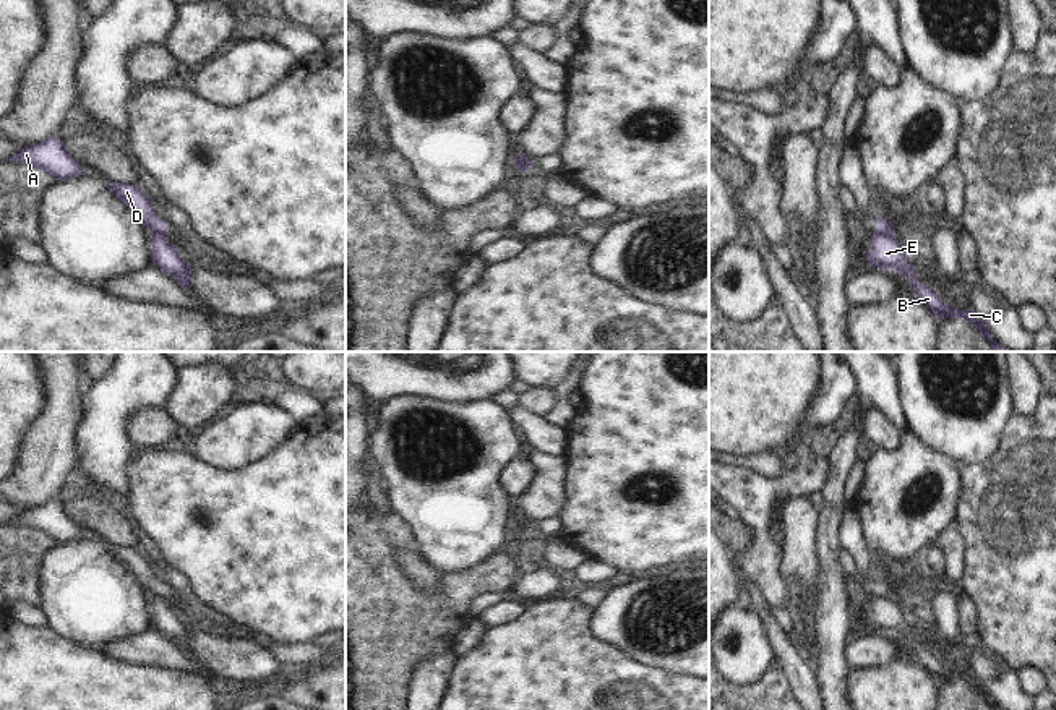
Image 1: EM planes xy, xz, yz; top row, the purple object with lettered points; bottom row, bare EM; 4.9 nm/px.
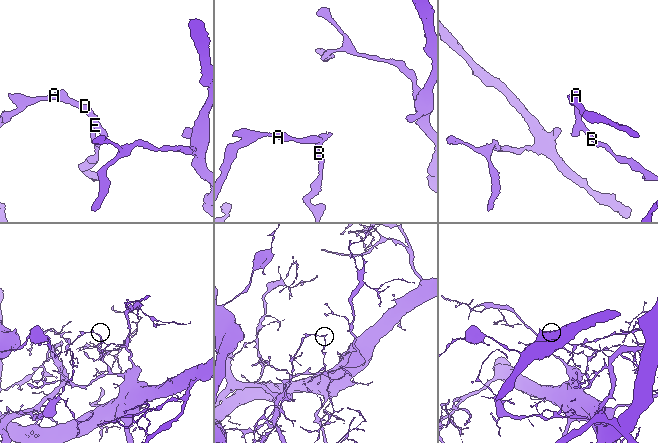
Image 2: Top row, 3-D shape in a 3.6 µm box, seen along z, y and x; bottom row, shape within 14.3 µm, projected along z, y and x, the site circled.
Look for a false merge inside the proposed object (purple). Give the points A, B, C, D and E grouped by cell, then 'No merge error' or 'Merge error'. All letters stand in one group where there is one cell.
Groups: A D / B C E. Merge error

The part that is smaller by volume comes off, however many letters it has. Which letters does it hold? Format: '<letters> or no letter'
A, D

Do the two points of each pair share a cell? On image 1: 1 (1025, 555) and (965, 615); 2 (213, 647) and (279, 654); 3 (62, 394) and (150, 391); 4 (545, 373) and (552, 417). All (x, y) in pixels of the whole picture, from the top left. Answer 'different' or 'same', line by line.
1: different
2: different
3: different
4: different

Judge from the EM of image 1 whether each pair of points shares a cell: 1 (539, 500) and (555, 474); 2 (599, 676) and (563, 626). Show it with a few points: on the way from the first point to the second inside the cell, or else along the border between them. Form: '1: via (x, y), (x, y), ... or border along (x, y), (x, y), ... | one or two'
1: via (545, 493), (549, 480) | one
2: via (586, 663), (563, 639) | one

